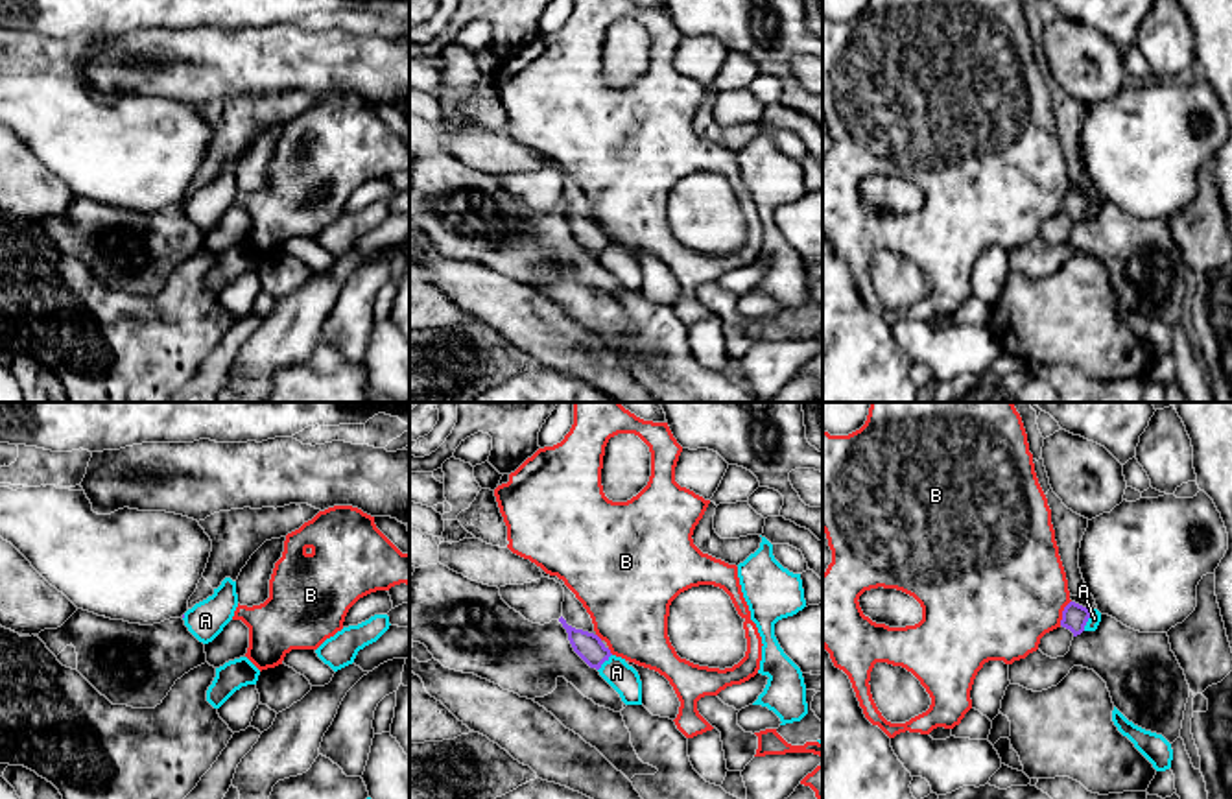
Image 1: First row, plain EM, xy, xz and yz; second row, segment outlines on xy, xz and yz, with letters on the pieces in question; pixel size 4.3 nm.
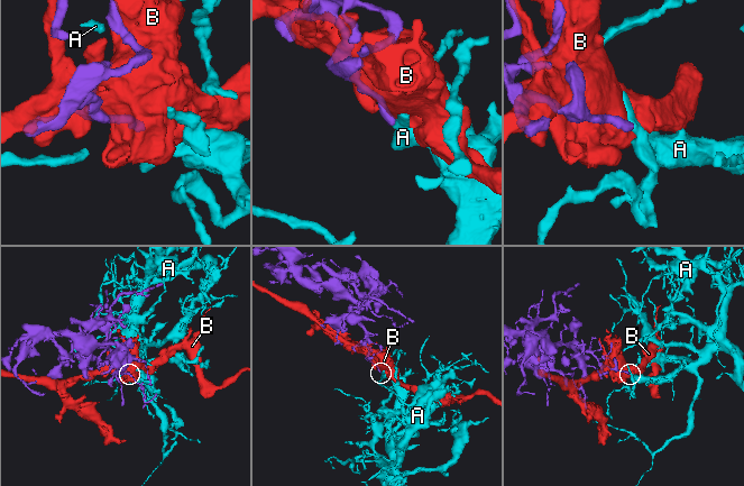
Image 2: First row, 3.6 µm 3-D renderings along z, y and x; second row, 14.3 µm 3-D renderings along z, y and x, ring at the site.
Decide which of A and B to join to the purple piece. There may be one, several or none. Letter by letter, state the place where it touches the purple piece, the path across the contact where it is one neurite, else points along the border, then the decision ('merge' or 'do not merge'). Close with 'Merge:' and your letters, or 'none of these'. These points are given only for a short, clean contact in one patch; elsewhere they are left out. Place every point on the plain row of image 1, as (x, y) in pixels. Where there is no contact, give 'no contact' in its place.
A: meets purple in yz at (1087, 207); border along yz (1090, 198), (1083, 216); do not merge
B: meets purple in yz at (1063, 200); do not merge
Merge: none of these

